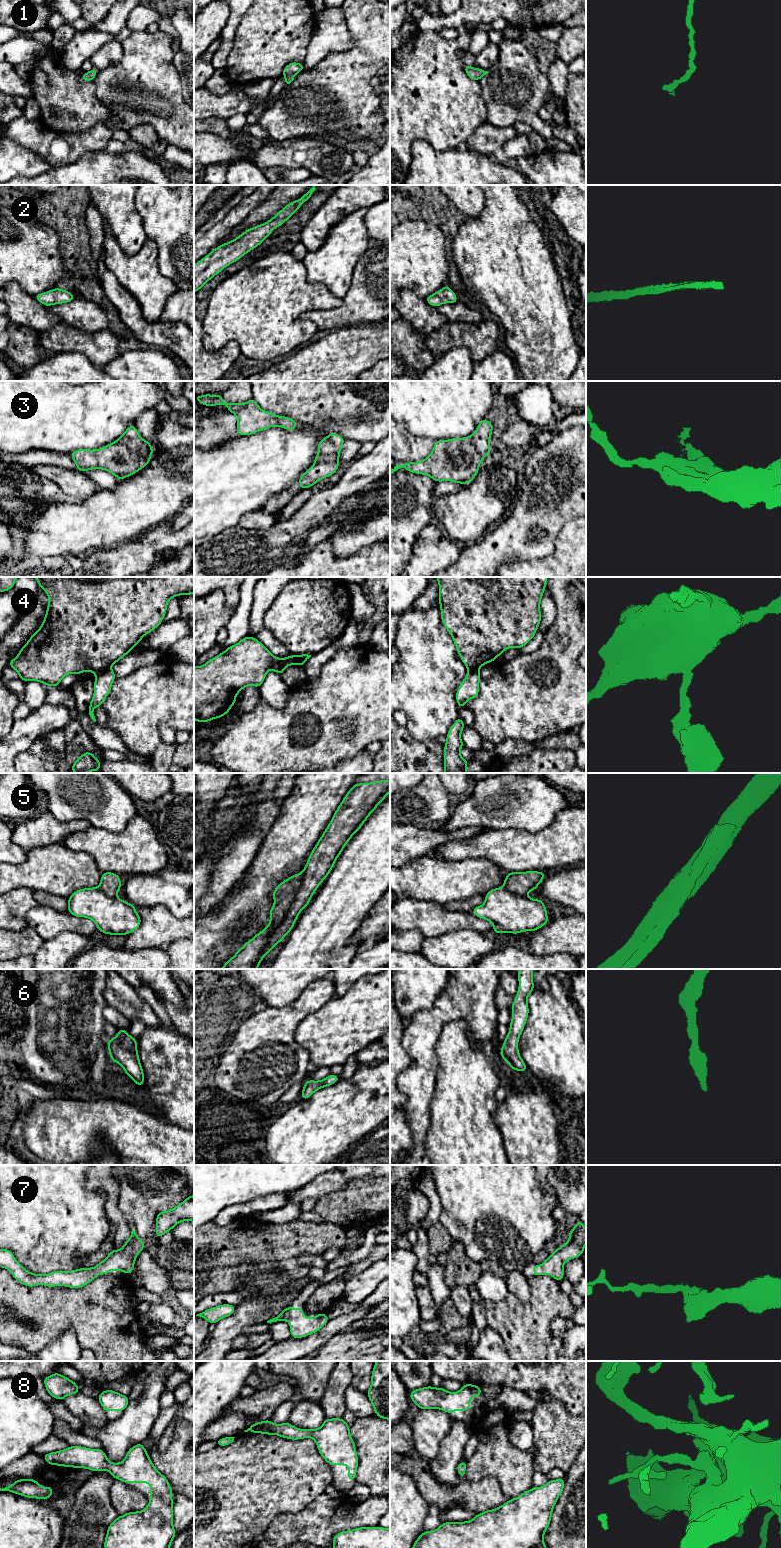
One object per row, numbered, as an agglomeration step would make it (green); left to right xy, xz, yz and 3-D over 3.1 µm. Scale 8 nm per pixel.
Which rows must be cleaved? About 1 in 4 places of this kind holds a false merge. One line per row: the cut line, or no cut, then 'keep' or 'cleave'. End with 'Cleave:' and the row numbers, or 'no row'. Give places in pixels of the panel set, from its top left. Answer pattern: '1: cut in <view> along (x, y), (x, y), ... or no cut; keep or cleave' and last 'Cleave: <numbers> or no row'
1: no cut; keep
2: no cut; keep
3: no cut; keep
4: cut in xy along (109, 667), (95, 673); cleave
5: cut in xz along (303, 872), (302, 884), (295, 899), (270, 936), (261, 958); cleave
6: no cut; keep
7: no cut; keep
8: no cut; keep
Cleave: 4, 5

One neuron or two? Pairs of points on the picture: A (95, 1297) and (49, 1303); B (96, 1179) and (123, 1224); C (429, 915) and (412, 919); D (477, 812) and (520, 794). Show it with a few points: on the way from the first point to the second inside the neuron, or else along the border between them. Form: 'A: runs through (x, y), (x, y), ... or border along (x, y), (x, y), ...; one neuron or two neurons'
A: runs through (84, 1302), (60, 1303); one neuron
B: runs through (108, 1189), (112, 1193), (113, 1212); one neuron
C: runs through (425, 915), (416, 915); one neuron
D: runs through (488, 806), (509, 800); one neuron

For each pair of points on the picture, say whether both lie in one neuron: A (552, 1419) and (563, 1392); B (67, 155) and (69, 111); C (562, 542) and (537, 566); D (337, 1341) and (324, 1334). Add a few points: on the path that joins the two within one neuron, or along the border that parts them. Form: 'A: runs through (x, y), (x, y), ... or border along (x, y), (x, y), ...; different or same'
A: border along (553, 1397), (575, 1415); different
B: border along (91, 128), (71, 134), (56, 134), (50, 131); different
C: runs through (562, 550), (545, 566); same
D: border along (350, 1323), (319, 1347); different

